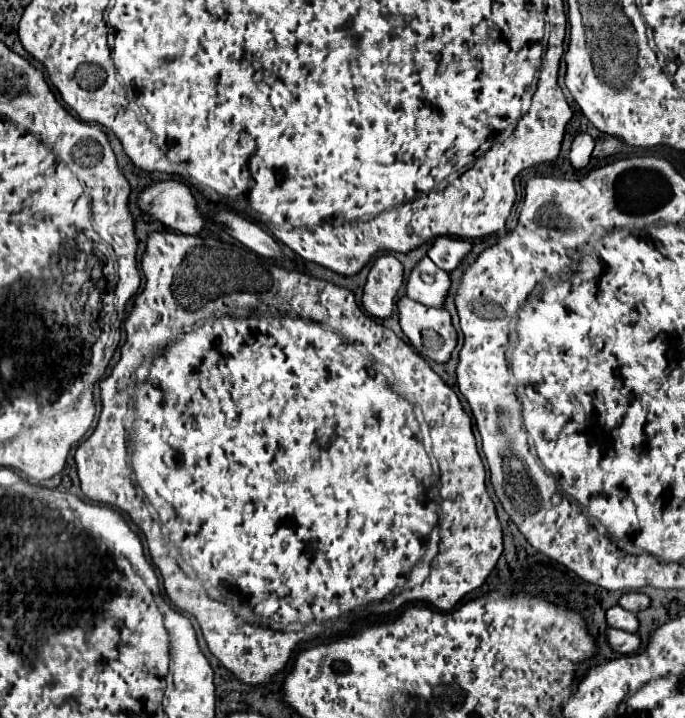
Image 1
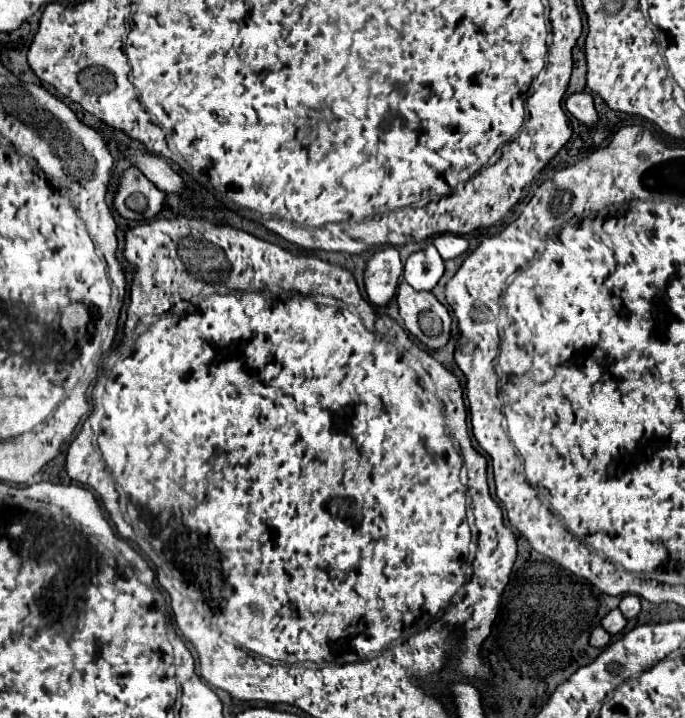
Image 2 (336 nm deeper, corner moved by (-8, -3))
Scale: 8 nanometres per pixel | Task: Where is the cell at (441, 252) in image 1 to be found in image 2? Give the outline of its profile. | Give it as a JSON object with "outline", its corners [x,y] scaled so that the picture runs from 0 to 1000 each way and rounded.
{"outline":[[[644,326],[632,334],[632,340],[635,340],[635,345],[638,345],[638,351],[644,354],[647,362],[664,359],[685,345],[682,334],[676,329],[667,329],[667,326]]]}

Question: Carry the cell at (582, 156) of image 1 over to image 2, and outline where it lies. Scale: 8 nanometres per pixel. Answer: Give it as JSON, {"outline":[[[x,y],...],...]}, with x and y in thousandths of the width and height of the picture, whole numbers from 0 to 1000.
{"outline":[[[848,128],[848,131],[834,131],[825,142],[828,153],[848,170],[854,173],[860,181],[866,181],[874,170],[874,162],[869,156],[869,148],[866,148],[866,136],[863,131],[857,128]]]}

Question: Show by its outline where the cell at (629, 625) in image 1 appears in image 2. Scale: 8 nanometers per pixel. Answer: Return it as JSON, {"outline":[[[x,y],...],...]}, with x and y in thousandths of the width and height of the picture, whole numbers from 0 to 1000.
{"outline":[[[898,847],[898,850],[892,850],[880,864],[877,864],[877,872],[892,883],[892,886],[898,886],[898,883],[904,883],[909,875],[912,875],[912,861],[909,861],[909,855]]]}

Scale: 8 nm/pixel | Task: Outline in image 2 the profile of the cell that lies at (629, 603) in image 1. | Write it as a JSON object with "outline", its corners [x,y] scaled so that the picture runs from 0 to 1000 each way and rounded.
{"outline":[[[912,830],[904,841],[904,850],[909,852],[912,861],[927,861],[936,850],[936,841],[933,841],[933,833],[930,830]]]}

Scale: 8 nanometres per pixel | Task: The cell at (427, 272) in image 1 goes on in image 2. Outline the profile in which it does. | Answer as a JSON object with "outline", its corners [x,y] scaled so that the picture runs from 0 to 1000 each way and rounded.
{"outline":[[[626,340],[620,348],[612,348],[594,359],[588,387],[606,404],[632,404],[647,379],[650,379],[647,359],[635,348],[635,343]]]}

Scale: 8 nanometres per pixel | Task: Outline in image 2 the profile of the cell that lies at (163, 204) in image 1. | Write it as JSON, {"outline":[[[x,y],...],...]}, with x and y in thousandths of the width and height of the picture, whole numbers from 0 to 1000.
{"outline":[[[188,234],[177,245],[165,284],[180,304],[212,309],[238,292],[241,270],[203,234]]]}

